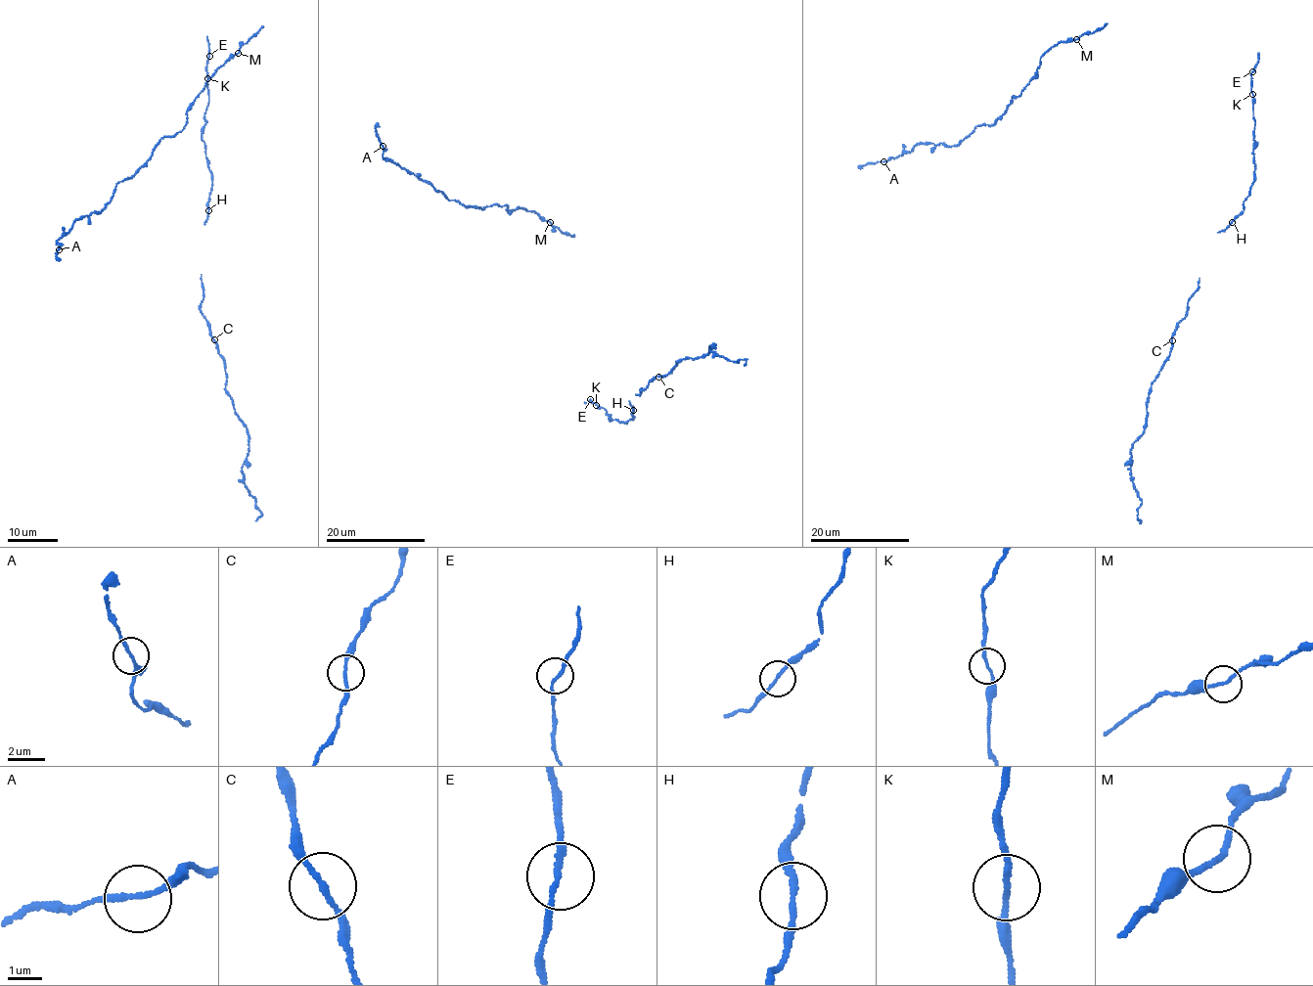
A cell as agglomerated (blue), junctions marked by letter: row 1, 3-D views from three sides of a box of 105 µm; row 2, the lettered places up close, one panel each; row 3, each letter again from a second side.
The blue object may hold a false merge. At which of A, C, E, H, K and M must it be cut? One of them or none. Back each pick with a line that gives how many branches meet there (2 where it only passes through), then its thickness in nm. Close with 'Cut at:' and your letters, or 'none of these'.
Cut at: none of these

